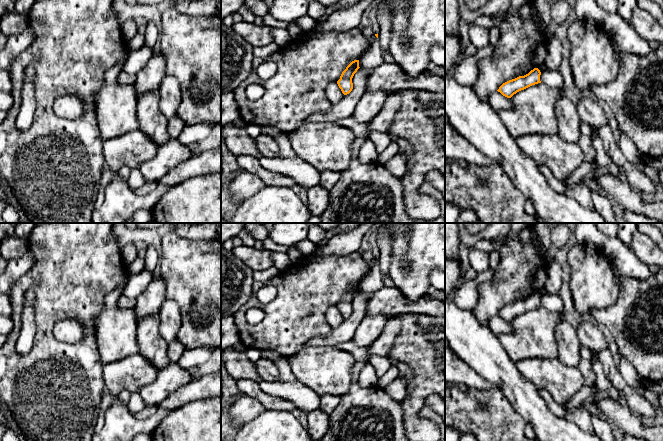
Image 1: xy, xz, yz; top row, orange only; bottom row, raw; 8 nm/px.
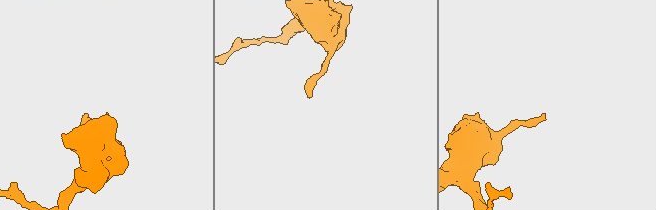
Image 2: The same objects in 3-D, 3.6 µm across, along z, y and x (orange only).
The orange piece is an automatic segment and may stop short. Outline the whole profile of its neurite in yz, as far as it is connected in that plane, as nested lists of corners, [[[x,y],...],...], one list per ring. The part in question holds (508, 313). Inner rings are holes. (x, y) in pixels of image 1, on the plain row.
[[[534,292],[524,300],[519,300],[515,303],[503,307],[497,315],[500,316],[503,320],[511,322],[514,318],[521,314],[524,314],[532,309],[541,307],[540,299],[540,294],[538,292]]]

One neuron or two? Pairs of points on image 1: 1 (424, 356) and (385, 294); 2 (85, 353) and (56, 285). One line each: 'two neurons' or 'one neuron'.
1: two neurons
2: one neuron

